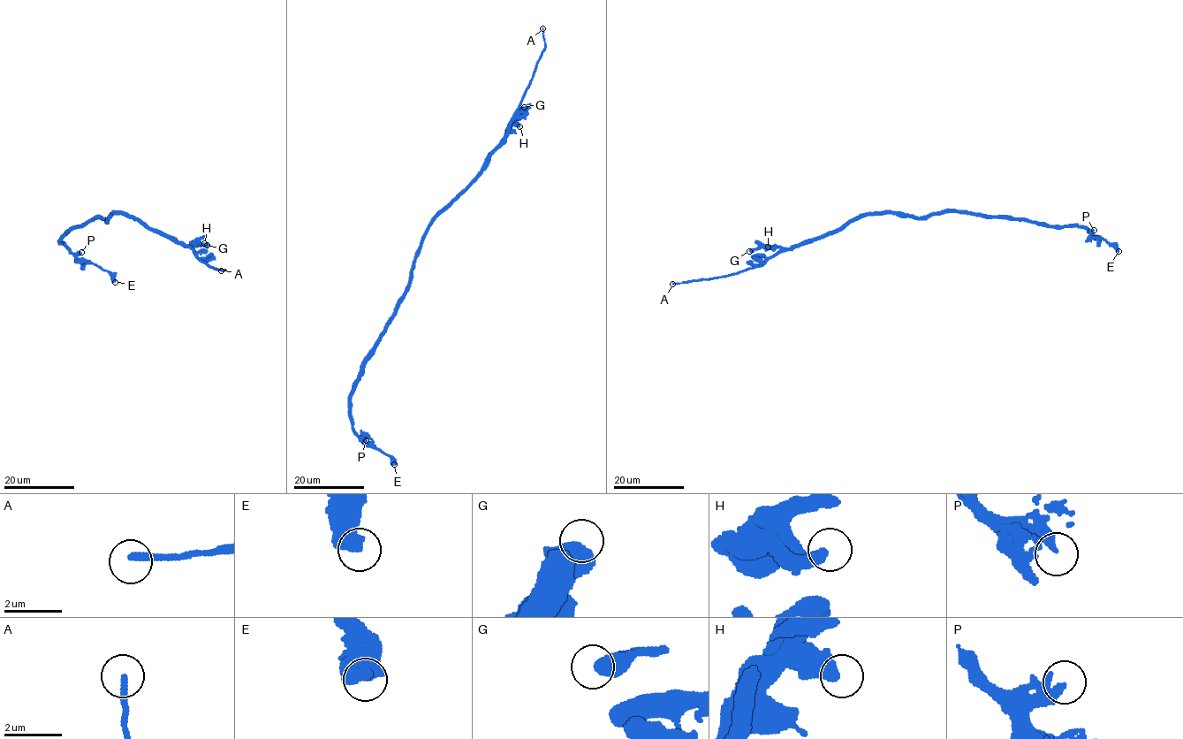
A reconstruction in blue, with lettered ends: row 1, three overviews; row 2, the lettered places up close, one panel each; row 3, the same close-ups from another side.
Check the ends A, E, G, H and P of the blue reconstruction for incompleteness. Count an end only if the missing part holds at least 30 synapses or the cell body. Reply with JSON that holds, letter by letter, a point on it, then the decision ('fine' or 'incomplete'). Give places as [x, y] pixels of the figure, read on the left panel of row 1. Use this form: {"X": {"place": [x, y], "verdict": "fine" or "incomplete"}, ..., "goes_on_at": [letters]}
{"A": {"place": [221, 270], "verdict": "incomplete"}, "E": {"place": [115, 282], "verdict": "fine"}, "G": {"place": [207, 245], "verdict": "fine"}, "H": {"place": [204, 243], "verdict": "fine"}, "P": {"place": [81, 252], "verdict": "fine"}, "goes_on_at": ["A"]}

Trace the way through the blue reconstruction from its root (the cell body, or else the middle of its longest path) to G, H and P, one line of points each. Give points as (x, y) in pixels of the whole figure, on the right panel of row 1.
G: (893, 213), (861, 214), (837, 229), (789, 248), (758, 247), (749, 251)
H: (893, 213), (866, 213), (809, 241), (789, 248), (768, 247)
P: (893, 213), (918, 217), (946, 211), (976, 213), (1094, 230)

